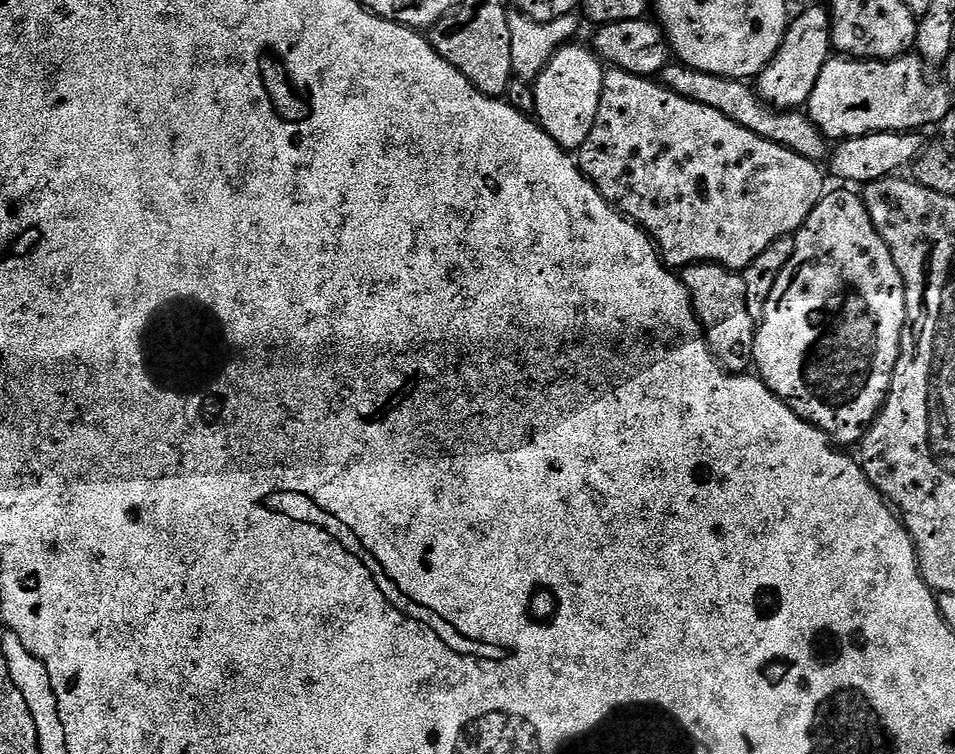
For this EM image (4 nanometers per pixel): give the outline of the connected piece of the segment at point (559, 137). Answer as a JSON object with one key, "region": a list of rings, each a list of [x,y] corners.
{"region":[[[568,42],[561,46],[550,58],[550,62],[538,74],[534,81],[536,89],[536,110],[535,119],[550,138],[559,148],[565,150],[579,150],[582,142],[586,142],[586,137],[590,134],[590,129],[594,126],[594,118],[598,118],[598,102],[602,102],[602,86],[604,85],[605,65],[591,47]]]}

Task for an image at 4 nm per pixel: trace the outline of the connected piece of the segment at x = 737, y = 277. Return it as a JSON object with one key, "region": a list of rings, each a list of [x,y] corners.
{"region":[[[691,264],[679,273],[692,299],[696,316],[702,321],[712,357],[728,372],[744,374],[753,367],[752,351],[757,321],[746,306],[746,282],[743,275],[721,264]]]}

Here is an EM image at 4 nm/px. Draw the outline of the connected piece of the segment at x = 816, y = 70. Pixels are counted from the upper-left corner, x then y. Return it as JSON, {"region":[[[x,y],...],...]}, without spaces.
{"region":[[[827,7],[808,8],[801,16],[793,15],[778,54],[758,77],[760,99],[782,110],[803,109],[833,52],[832,17]]]}

